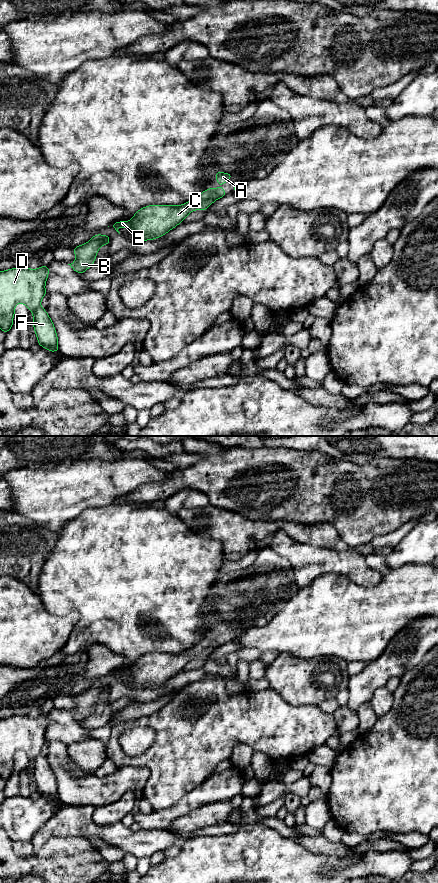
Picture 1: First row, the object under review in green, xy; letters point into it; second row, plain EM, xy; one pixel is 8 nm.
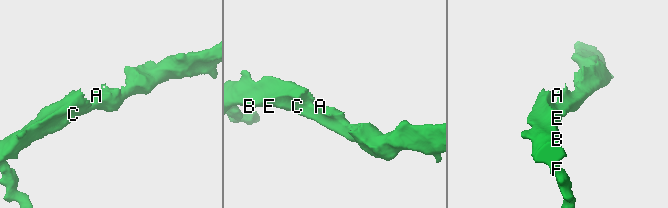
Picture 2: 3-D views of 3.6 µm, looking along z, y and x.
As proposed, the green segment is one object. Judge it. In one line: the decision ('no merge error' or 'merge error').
no merge error

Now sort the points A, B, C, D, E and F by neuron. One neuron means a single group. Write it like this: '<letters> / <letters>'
A B C D E F

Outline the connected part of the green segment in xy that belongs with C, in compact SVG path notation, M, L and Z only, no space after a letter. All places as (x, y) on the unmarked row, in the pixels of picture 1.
M223 635L207 636L185 652L148 653L135 660L128 670L118 669L110 675L118 681L121 674L127 676L134 688L154 688L179 673L192 659L207 658L212 651L226 643Z

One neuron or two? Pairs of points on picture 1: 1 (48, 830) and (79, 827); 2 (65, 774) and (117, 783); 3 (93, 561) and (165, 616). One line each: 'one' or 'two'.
1: one
2: one
3: one

